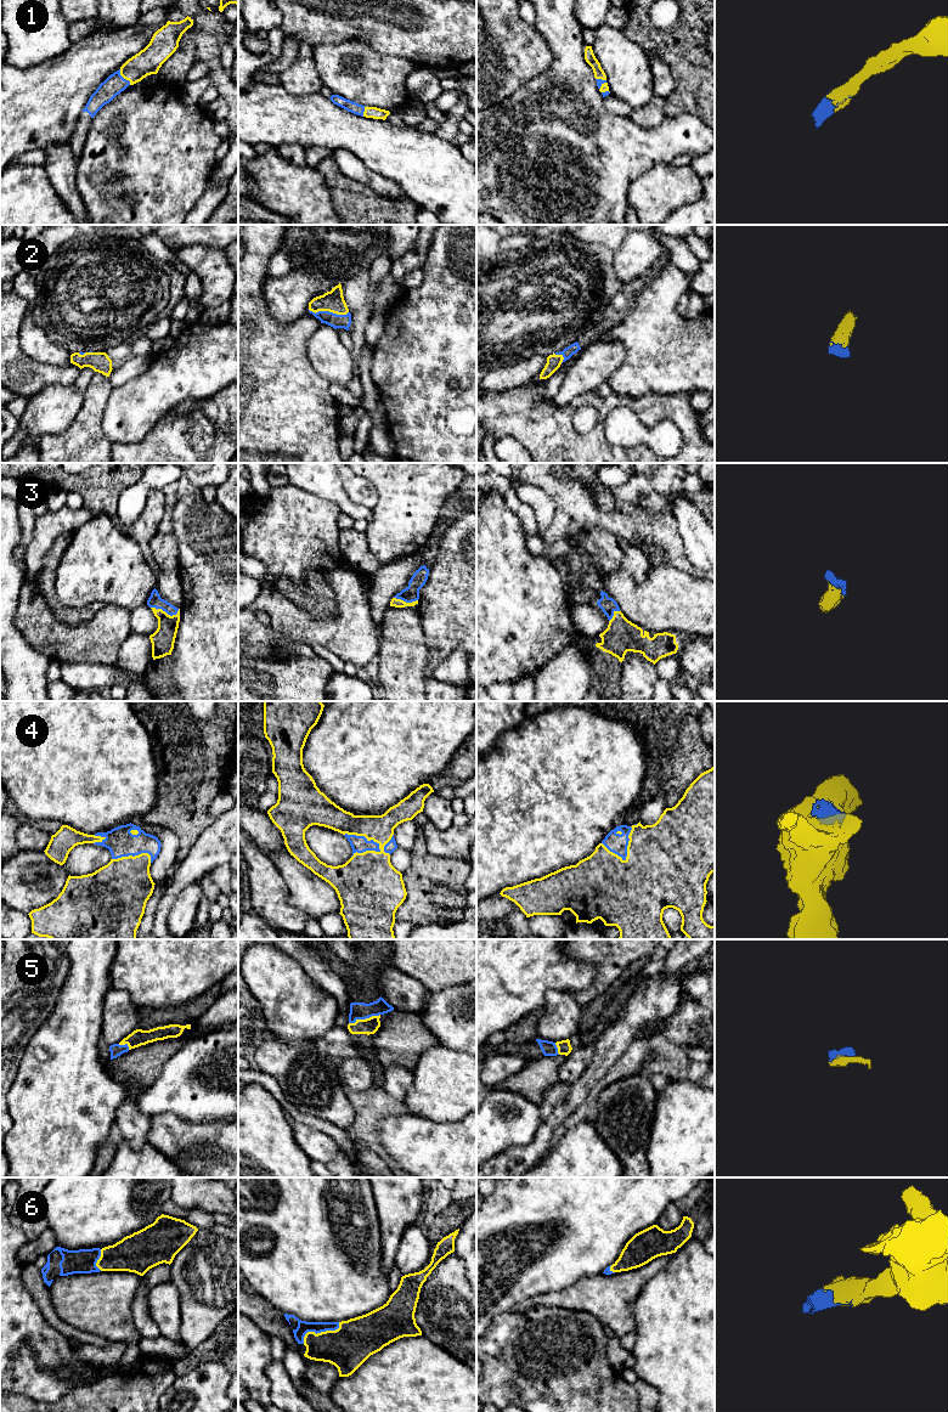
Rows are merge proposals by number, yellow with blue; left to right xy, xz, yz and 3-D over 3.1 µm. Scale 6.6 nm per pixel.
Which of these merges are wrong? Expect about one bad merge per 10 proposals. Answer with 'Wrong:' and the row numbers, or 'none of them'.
Wrong: none of them

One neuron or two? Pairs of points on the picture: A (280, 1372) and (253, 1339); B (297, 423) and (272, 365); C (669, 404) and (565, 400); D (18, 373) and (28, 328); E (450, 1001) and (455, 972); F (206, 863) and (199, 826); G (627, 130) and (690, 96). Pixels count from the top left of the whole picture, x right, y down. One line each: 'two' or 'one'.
A: two
B: one
C: two
D: two
E: two
F: two
G: two

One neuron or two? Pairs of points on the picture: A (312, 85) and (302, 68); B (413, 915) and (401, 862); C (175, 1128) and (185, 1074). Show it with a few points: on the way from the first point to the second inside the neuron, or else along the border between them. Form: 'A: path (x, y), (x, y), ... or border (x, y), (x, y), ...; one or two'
A: path (309, 82), (302, 72); one
B: border (411, 852), (411, 862), (401, 873); two
C: border (151, 1118), (175, 1114), (204, 1125); two

